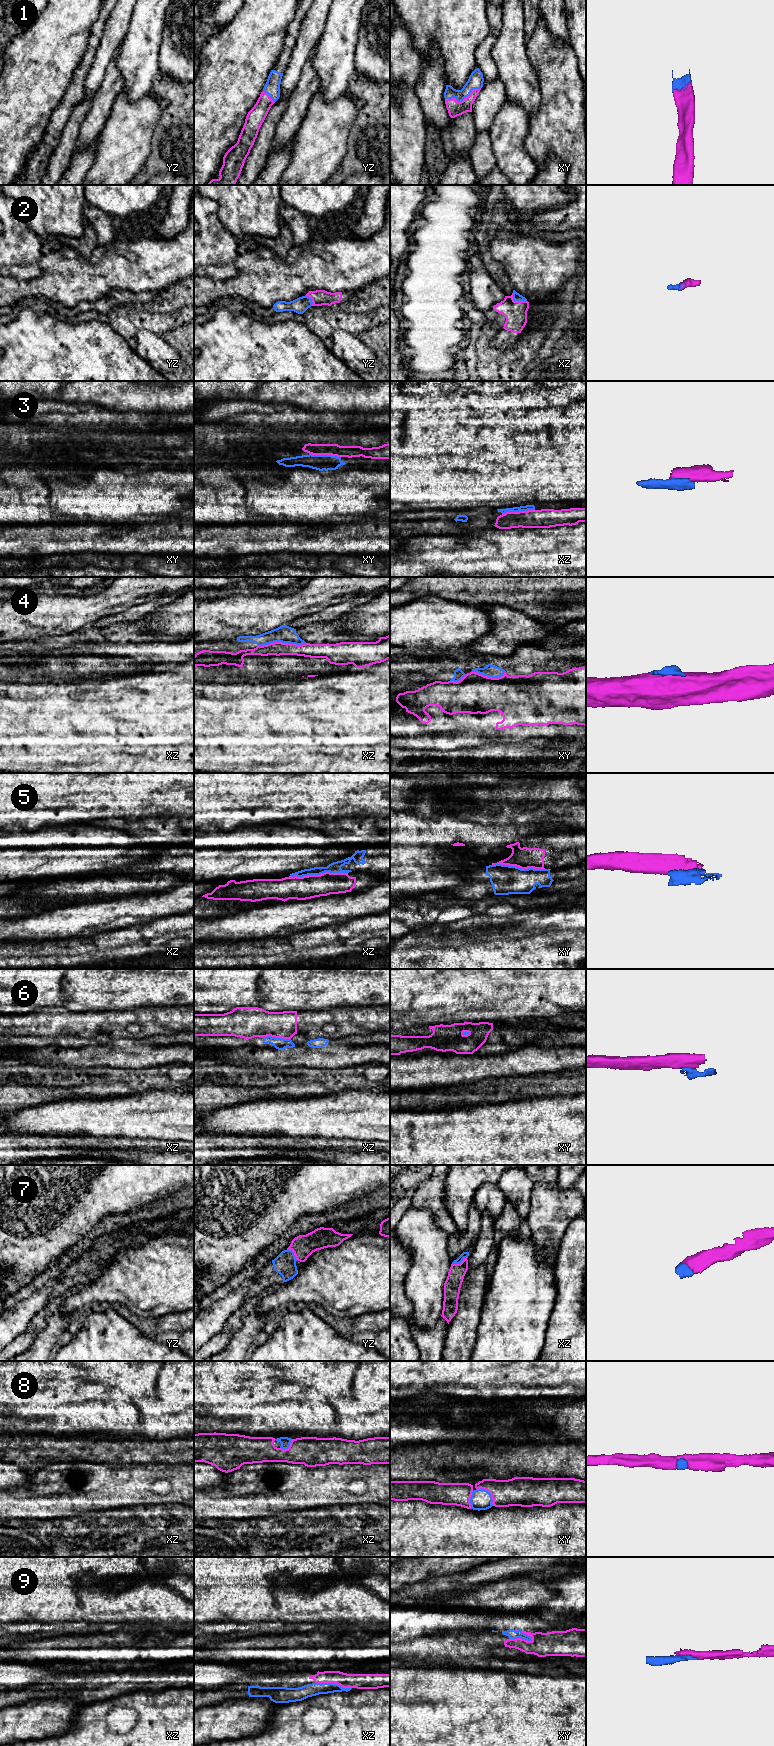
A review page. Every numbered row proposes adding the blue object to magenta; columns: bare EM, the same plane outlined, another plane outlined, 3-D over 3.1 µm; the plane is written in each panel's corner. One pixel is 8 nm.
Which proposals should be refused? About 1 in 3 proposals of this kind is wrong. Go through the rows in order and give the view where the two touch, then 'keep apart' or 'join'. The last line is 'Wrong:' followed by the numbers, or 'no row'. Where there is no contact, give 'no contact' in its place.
1: contact in xy; join
2: contact in xz; join
3: contact in xz; keep apart
4: contact in xz; keep apart
5: contact in xz; keep apart
6: contact in xz; keep apart
7: contact in xz; join
8: contact in xy; join
9: contact in xy; join
Wrong: 3, 4, 5, 6

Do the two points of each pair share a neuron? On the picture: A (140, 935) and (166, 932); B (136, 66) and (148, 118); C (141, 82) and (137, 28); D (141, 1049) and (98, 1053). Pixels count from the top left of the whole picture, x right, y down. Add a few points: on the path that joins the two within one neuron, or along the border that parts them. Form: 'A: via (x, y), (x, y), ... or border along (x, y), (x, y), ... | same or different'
A: via (146, 935), (160, 934) | same
B: border along (150, 90), (134, 101), (120, 92) | different
C: via (139, 69), (139, 41) | same
D: via (130, 1053), (109, 1053) | same

